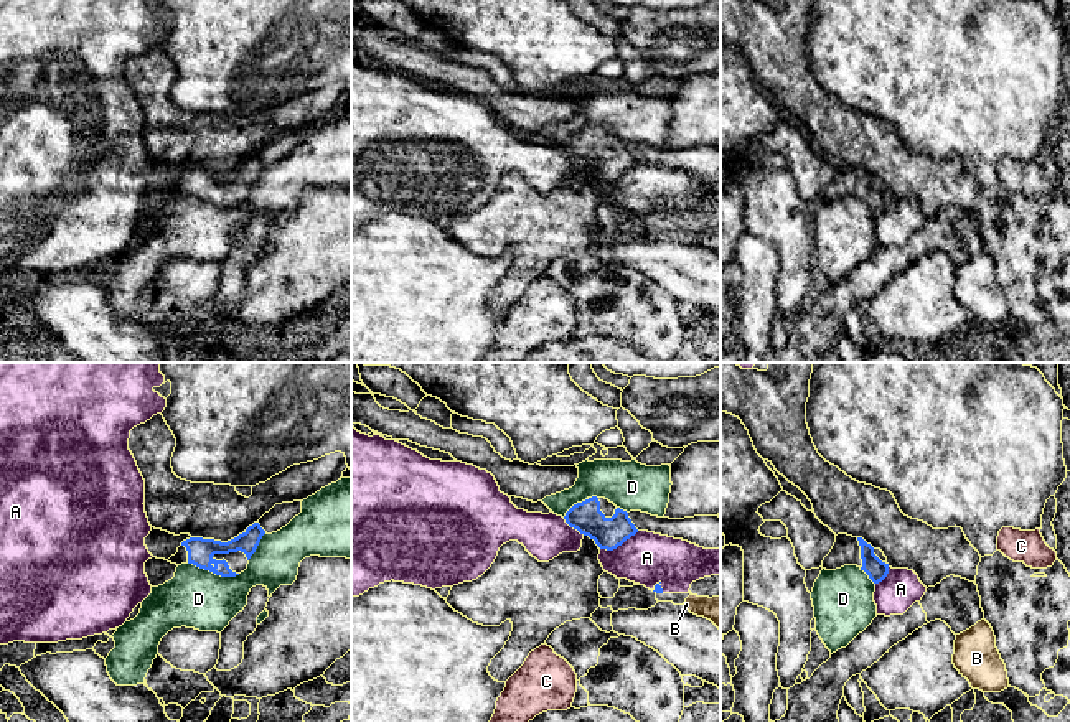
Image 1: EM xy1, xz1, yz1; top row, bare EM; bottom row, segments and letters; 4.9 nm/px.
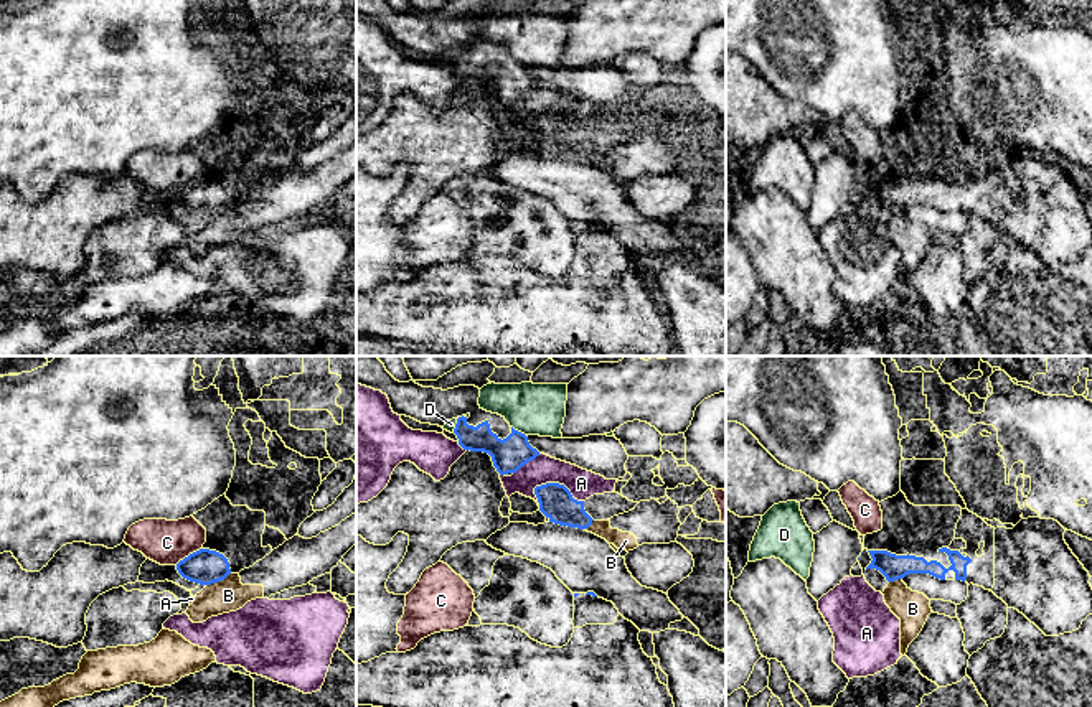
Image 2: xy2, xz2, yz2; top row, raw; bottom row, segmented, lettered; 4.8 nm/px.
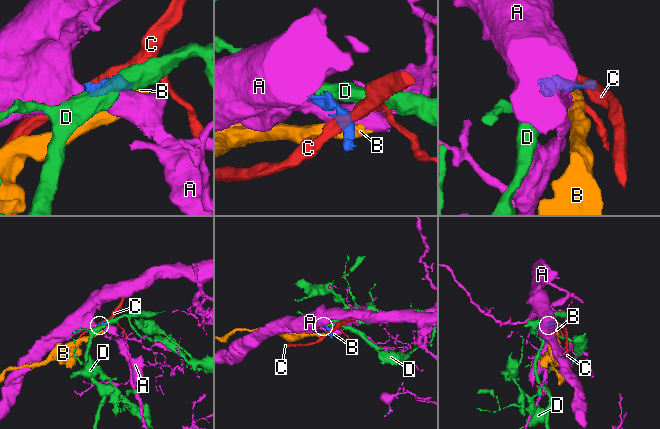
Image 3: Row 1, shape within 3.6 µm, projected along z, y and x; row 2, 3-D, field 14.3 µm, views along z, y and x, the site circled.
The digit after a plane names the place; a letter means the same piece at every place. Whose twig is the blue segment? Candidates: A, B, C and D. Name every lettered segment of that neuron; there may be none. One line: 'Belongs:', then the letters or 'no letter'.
Belongs: no letter

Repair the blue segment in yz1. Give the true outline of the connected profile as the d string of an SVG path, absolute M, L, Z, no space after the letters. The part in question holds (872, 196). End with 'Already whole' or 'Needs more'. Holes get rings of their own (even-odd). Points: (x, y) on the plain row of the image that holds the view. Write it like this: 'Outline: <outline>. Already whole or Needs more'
Outline: M838 165L831 183L823 191L823 199L836 201L844 196L857 196L874 214L882 213L889 204L889 195L882 193L862 168Z. Needs more

